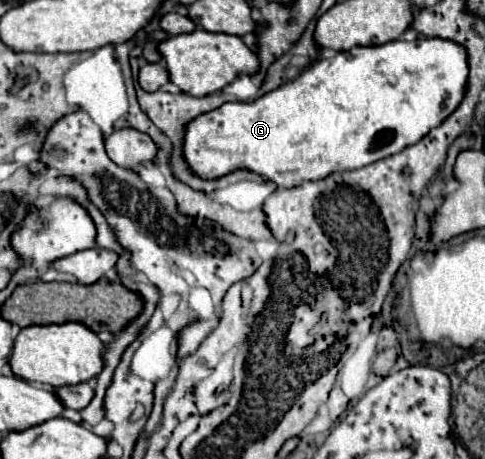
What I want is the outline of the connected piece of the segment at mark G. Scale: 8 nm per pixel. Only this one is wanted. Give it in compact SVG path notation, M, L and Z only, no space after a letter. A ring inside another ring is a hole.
M418 39L414 43L408 41L390 41L384 45L376 45L376 47L354 47L348 53L336 53L330 59L322 59L320 63L314 63L312 67L308 67L306 71L302 71L302 75L298 75L298 79L292 79L290 83L284 83L282 87L254 99L248 103L242 101L234 101L234 103L224 103L222 107L208 111L206 115L198 115L198 119L192 119L190 123L186 123L184 127L184 145L182 145L182 157L186 159L188 167L192 169L194 175L198 175L200 179L220 179L228 173L234 171L250 171L256 173L260 177L264 177L266 181L274 183L276 187L298 187L298 183L304 181L318 181L324 179L332 173L338 171L348 171L348 169L360 169L366 167L378 159L384 159L388 155L394 155L398 151L402 151L408 145L418 143L430 129L434 129L436 125L440 125L462 101L464 97L464 89L466 89L466 79L468 79L468 63L466 63L466 51L464 47L460 47L458 43L446 41L446 39Z

